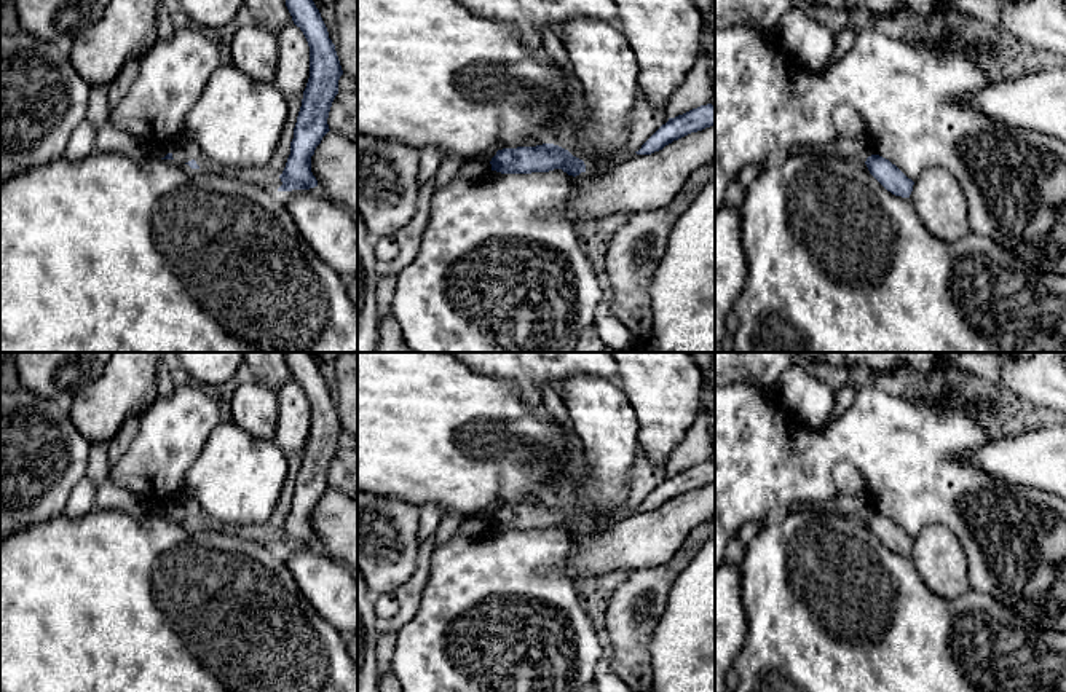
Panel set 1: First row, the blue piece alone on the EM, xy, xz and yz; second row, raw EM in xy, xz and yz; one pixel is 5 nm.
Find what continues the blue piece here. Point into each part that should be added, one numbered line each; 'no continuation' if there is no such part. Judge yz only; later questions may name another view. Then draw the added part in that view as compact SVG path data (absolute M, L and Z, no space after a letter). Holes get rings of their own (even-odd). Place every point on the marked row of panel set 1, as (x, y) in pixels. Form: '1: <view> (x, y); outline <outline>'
no continuation

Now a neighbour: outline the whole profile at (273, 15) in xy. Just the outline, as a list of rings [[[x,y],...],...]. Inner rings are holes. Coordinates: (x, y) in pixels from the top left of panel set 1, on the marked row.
[[[244,0],[257,24],[278,35],[286,26],[292,24],[292,16],[286,0]]]

